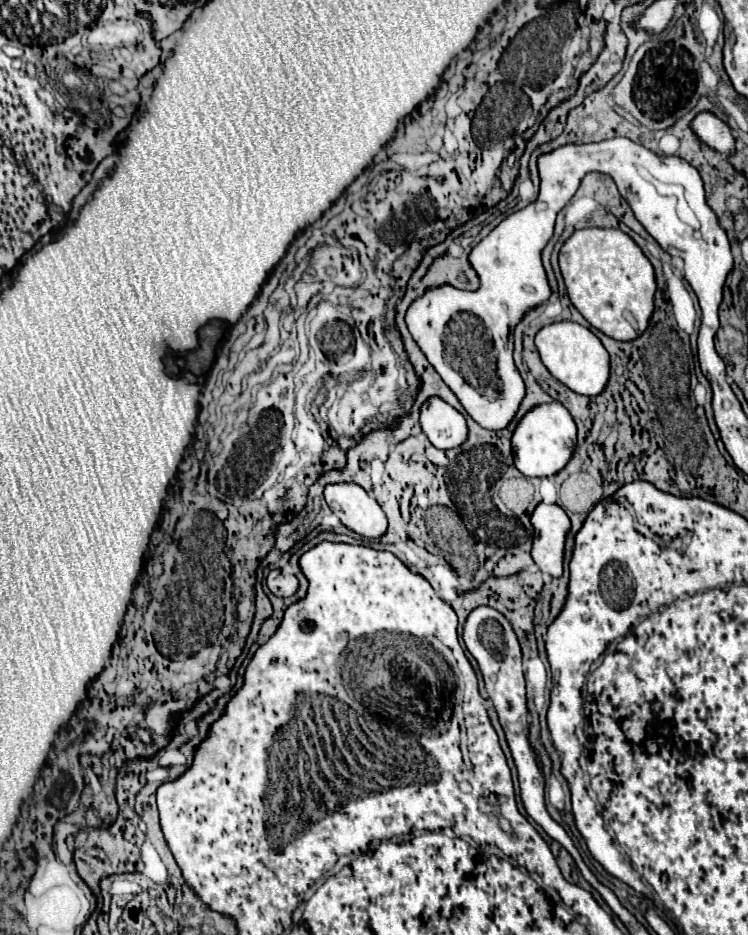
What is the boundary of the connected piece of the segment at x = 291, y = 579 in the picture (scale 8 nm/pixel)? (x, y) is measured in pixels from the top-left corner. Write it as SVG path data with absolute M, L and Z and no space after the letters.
M270 570L270 574L266 576L266 586L272 594L286 598L286 596L292 596L296 592L298 580L288 570Z

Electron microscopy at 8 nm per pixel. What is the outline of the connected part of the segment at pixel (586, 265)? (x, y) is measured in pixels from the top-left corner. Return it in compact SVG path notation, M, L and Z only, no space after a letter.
M614 228L576 230L562 244L558 264L570 302L594 328L616 340L634 340L646 330L654 310L654 268L628 234Z

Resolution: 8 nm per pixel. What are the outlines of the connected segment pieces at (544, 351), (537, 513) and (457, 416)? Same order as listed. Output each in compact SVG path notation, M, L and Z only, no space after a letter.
M570 320L552 322L538 330L534 342L548 372L564 386L584 396L596 396L604 390L610 374L610 356L604 350L602 342L586 326Z
M538 504L530 516L534 528L532 536L532 560L540 572L560 578L562 576L562 558L564 558L564 540L570 528L566 512L558 504Z
M430 396L422 404L420 426L428 440L442 450L460 446L468 434L464 416L438 396Z

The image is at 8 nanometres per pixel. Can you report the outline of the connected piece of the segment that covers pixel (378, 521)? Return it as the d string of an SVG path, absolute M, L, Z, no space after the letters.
M340 482L324 488L324 498L344 526L366 538L378 538L386 532L386 516L380 504L358 484Z

